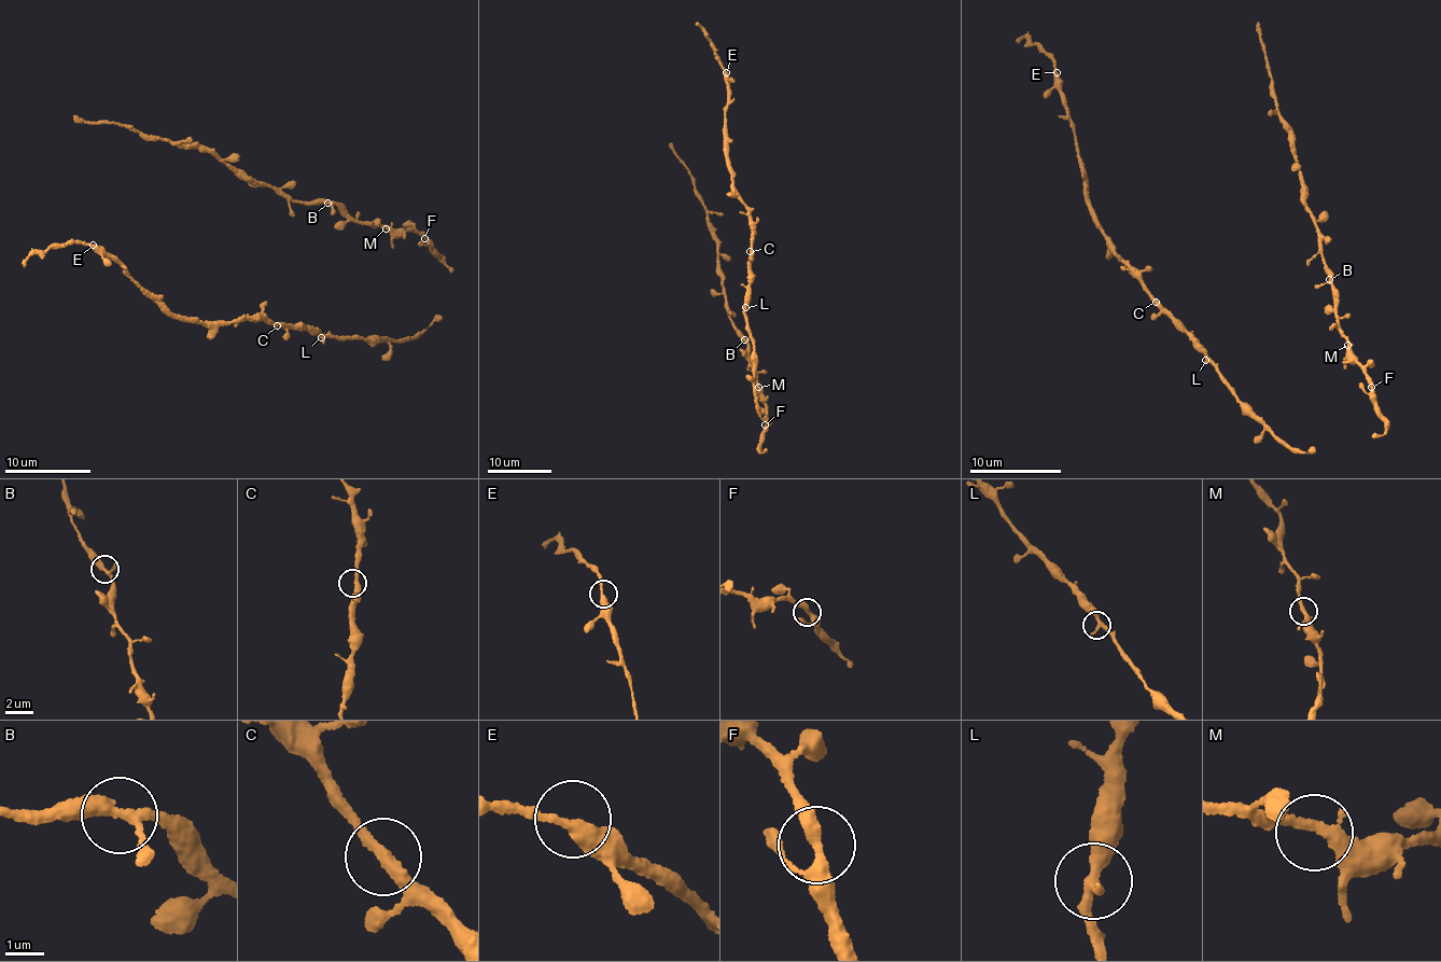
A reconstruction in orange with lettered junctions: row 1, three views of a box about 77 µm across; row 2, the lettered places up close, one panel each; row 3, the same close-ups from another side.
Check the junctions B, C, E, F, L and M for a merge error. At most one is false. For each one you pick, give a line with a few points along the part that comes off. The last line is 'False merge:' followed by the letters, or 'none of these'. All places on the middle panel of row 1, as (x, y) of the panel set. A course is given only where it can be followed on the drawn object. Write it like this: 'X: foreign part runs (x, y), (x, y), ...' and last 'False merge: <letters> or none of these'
False merge: none of these

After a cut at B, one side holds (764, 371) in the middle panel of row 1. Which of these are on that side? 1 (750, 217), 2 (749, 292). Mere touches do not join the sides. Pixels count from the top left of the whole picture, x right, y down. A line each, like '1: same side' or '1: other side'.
1: same side
2: same side

